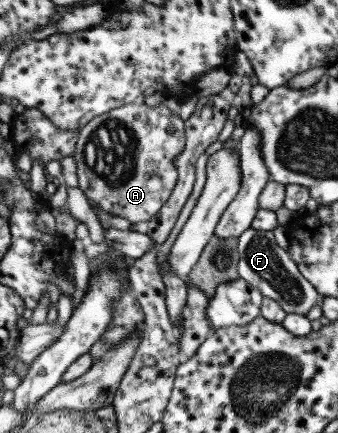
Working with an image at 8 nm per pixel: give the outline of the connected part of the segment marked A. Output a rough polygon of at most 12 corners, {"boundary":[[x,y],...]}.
{"boundary":[[137,100],[79,130],[89,203],[144,226],[171,197],[179,113]]}

